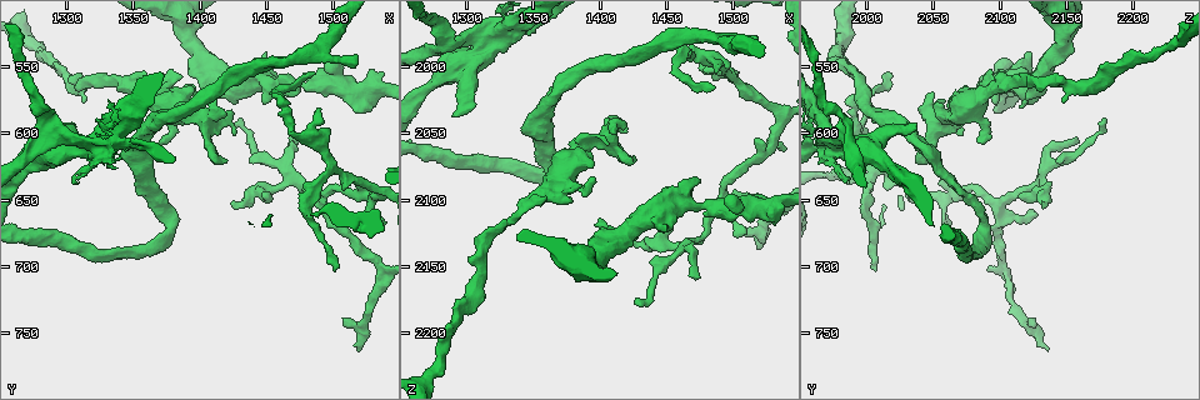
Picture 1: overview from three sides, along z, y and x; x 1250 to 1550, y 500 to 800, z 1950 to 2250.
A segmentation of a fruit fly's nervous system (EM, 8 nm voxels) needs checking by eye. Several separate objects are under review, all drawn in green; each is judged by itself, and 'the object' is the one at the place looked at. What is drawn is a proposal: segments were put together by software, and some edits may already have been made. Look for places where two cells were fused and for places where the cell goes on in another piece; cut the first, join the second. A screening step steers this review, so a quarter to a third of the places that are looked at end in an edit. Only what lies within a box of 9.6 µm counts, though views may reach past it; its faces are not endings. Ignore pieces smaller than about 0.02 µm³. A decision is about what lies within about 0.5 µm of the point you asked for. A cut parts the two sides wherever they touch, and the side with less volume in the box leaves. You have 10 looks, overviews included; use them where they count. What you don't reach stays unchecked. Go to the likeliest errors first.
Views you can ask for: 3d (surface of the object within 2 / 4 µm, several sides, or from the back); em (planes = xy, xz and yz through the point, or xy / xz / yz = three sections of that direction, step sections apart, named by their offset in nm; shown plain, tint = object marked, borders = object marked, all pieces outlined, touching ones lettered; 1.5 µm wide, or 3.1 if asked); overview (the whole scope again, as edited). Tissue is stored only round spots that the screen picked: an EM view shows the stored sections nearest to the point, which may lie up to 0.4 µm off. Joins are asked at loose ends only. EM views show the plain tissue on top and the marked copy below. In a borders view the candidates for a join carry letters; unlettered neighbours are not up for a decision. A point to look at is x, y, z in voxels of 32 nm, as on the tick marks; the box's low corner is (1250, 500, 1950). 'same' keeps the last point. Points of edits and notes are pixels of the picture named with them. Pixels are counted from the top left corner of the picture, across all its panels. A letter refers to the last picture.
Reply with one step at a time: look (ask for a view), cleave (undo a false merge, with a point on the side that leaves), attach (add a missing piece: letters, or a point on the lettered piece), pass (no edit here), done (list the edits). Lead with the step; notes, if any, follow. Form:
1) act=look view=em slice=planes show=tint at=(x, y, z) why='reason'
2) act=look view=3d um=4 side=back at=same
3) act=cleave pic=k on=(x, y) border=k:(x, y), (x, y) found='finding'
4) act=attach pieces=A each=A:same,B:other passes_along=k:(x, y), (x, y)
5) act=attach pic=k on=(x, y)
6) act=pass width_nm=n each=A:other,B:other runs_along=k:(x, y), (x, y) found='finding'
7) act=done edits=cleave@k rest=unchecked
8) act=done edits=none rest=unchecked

act=look view=3d um=4 at=(1450, 538, 2122) why='branch stops here'

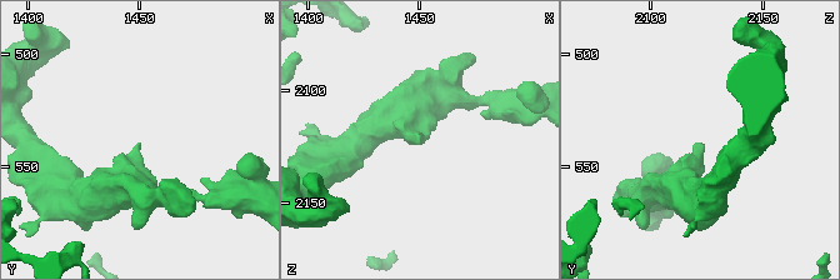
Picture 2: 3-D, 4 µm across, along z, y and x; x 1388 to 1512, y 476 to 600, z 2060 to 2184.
act=look view=em slice=planes show=borders at=(1450, 541, 2124)

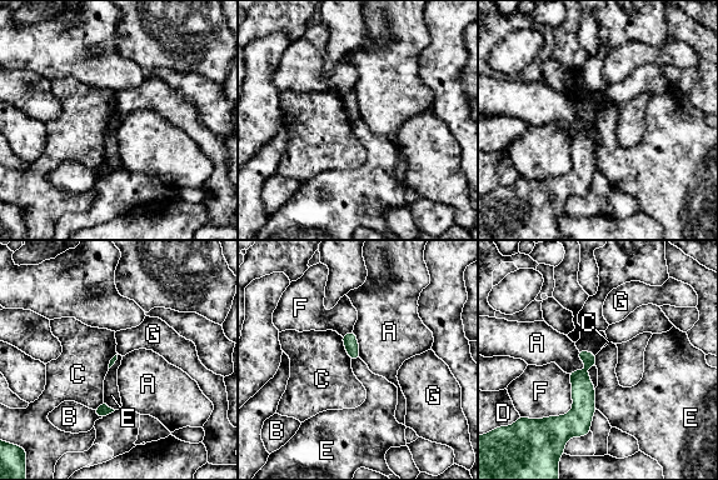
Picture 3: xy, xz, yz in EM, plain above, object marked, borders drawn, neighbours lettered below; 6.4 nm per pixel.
act=pass each=A:other,B:other,C:other,D:other,E:other,F:other,G:other border=3:(594, 390), (594, 405), (597, 409) found='no lettered piece goes on from it'

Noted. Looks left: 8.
act=look view=3d um=2 at=(1408, 576, 2058) why='branch stops here'

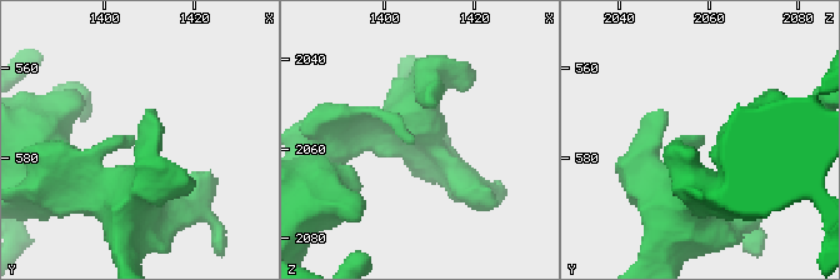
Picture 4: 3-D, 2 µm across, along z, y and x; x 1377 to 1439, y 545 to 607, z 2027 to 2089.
act=look view=em slice=planes show=borders at=(1407, 576, 2057) arm_widths_nm=240,280 why='now the EM'

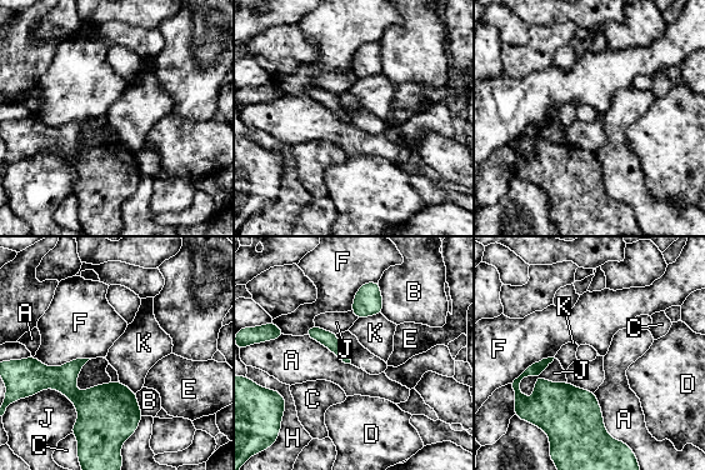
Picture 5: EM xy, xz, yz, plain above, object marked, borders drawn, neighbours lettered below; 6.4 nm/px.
act=pass longest_contact=F:380nm each=A:other,B:other,C:other,D:other,E:other,F:other,H:other,J:other,K:other border=5:(33, 356), (51, 366), (90, 359) found='none of them fits'

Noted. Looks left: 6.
act=look view=em slice=xz step=4 show=borders at=(1486, 554, 2016) why='tapers out'

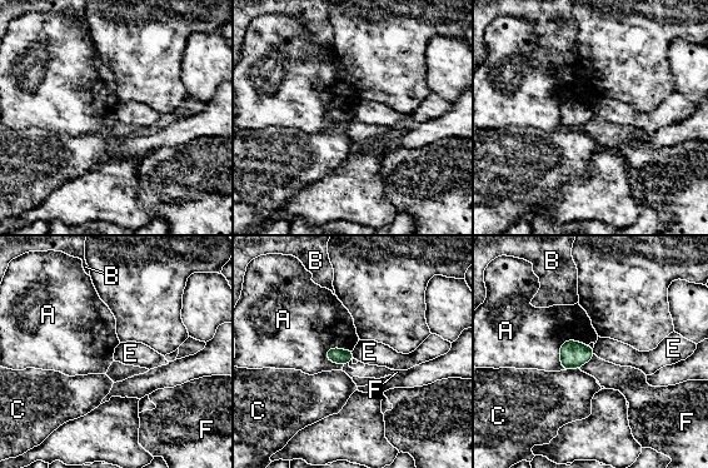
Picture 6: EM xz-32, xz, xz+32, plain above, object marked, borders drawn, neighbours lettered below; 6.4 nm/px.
act=pass each=A:other,B:other,C:other,E:other,F:other border=6:(588, 344), (566, 340), (561, 366) found='none of them fits'

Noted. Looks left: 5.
act=look view=3d um=2 at=(1428, 588, 2178) why='tapers out'

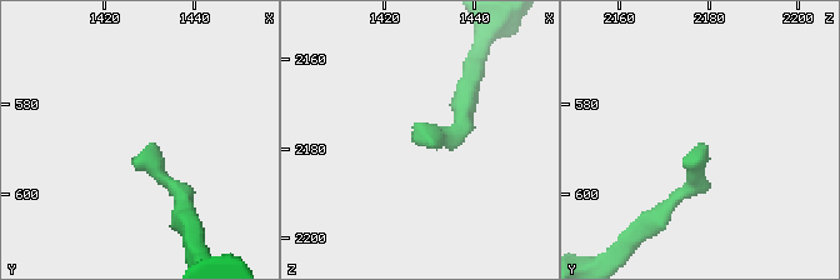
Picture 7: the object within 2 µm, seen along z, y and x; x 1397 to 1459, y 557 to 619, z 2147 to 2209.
act=look view=em slice=xz step=4 show=tint at=(1431, 589, 2179)

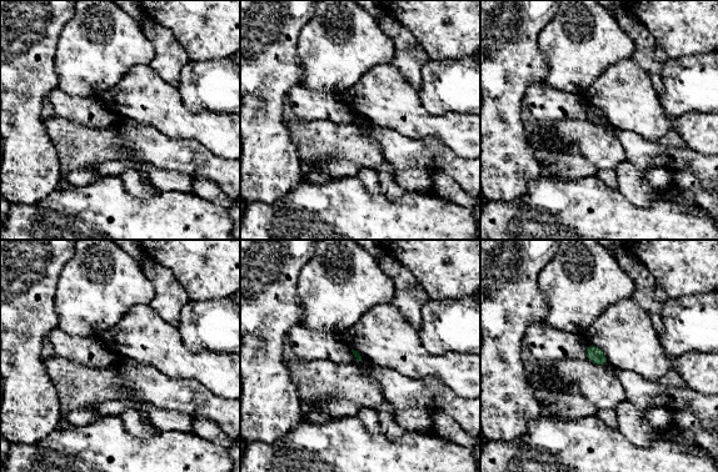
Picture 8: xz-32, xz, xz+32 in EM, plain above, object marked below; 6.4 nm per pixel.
act=look view=em slice=planes show=borders at=same why='cut it another way'

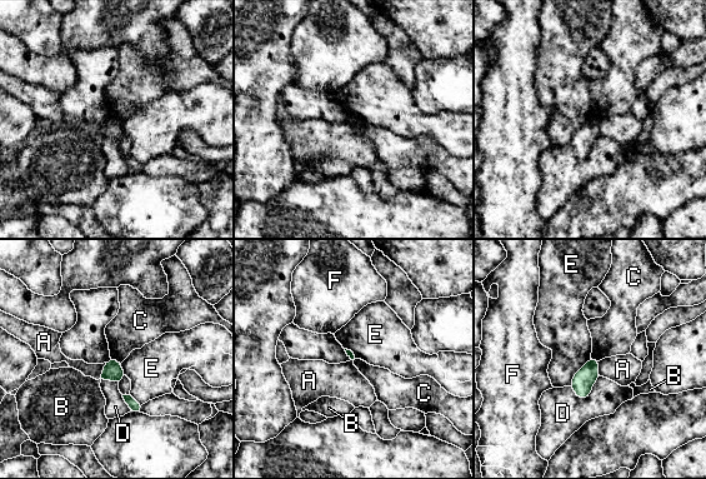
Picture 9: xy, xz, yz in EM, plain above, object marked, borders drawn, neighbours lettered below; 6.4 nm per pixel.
act=pass longest_contact=E:240nm each=A:other,B:other,C:other,D:other,E:other,F:other border=9:(111, 358), (120, 363) found='no lettered piece goes on from it'

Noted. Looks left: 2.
act=done edits=none rest=unchecked

